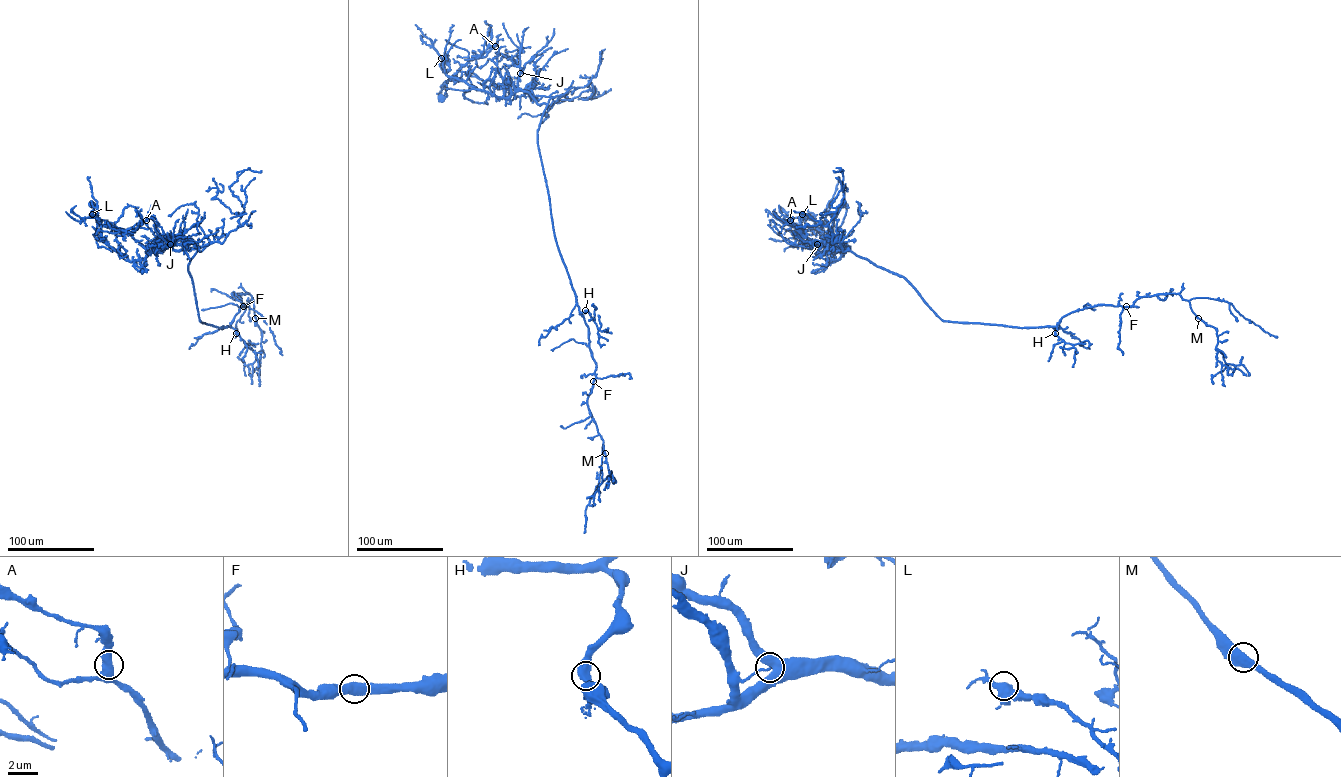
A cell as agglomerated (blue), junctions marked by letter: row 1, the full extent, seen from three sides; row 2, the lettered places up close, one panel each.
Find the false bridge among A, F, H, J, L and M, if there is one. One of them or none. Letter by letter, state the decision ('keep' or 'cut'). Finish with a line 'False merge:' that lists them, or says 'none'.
A: keep
F: keep
H: keep
J: keep
L: keep
M: keep
False merge: none

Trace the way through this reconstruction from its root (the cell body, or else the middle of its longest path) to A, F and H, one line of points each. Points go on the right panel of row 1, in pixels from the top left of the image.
A: (841, 205), (834, 221), (834, 260), (822, 243), (820, 225), (814, 225), (803, 232), (790, 220)
F: (841, 205), (834, 260), (834, 248), (849, 248), (902, 276), (943, 320), (1051, 326), (1126, 306)
H: (841, 205), (834, 261), (842, 250), (834, 248), (849, 248), (902, 276), (943, 320), (1056, 326), (1055, 333)

